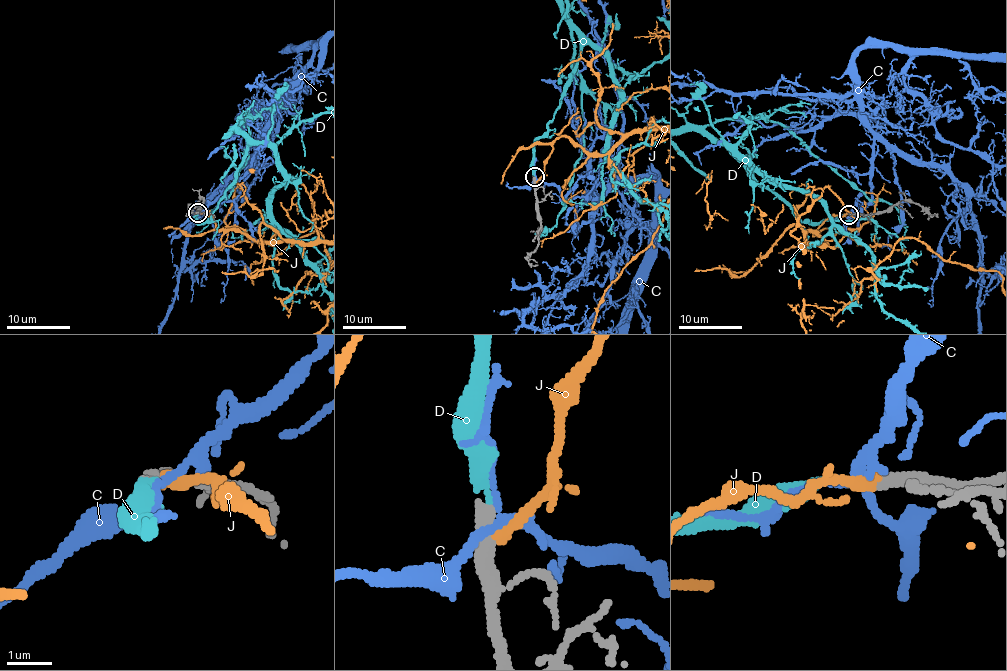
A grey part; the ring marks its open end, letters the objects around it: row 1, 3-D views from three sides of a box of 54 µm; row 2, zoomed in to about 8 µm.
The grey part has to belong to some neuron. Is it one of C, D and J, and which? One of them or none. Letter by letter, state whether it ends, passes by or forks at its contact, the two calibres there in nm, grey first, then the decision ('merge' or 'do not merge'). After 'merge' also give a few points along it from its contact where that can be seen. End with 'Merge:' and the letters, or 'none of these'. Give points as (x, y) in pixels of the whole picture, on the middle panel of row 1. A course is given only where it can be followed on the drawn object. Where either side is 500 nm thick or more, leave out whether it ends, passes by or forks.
C: it forks; calibres 360 and 170 nm; do not merge
D: it ends; calibres 260 and 240 nm; merge
J: it ends; calibres 280 and 240 nm; do not merge
Merge: D

